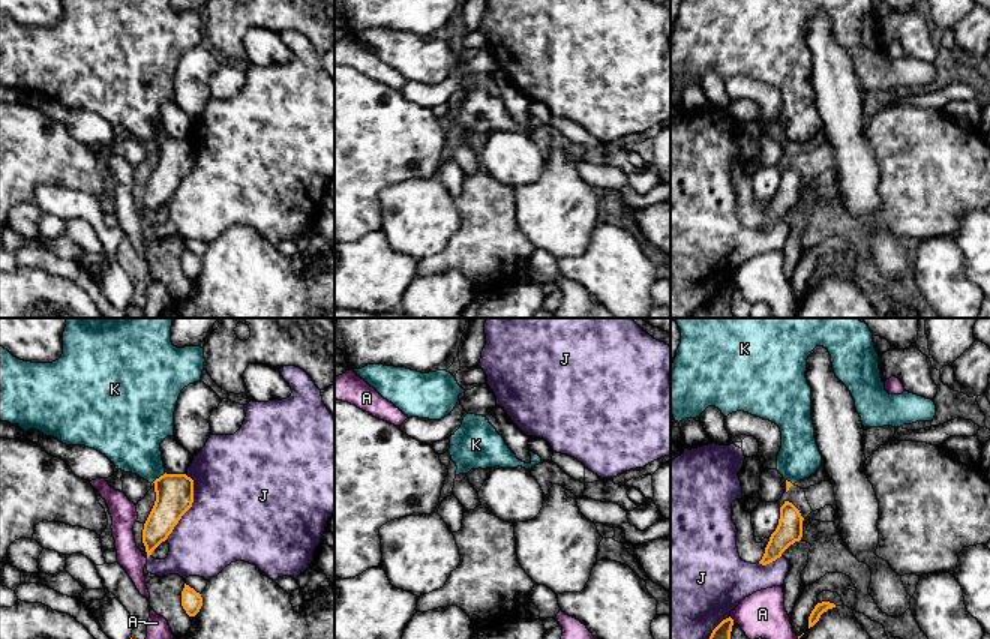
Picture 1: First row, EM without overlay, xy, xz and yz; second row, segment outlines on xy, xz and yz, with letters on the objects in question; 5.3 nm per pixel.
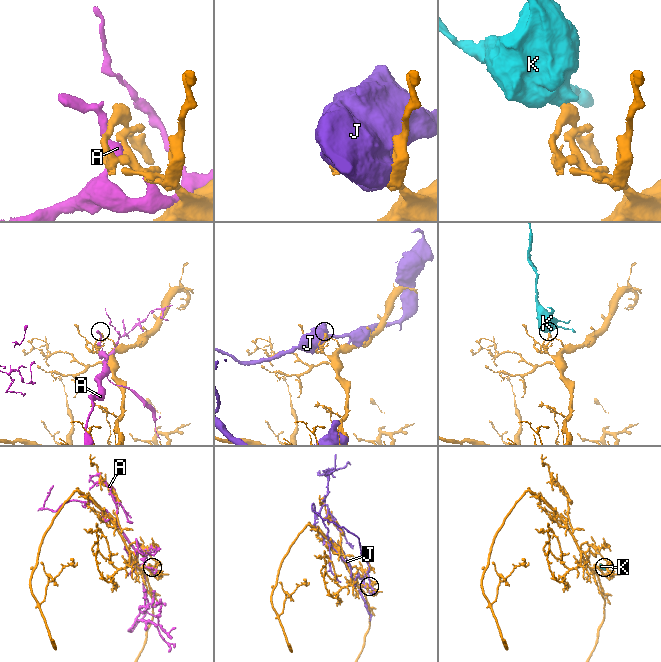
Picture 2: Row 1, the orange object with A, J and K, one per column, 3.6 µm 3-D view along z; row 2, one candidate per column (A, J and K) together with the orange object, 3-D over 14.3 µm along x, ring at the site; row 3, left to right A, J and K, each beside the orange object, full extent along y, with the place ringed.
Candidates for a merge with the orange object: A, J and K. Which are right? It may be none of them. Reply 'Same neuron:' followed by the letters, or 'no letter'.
Same neuron: no letter

